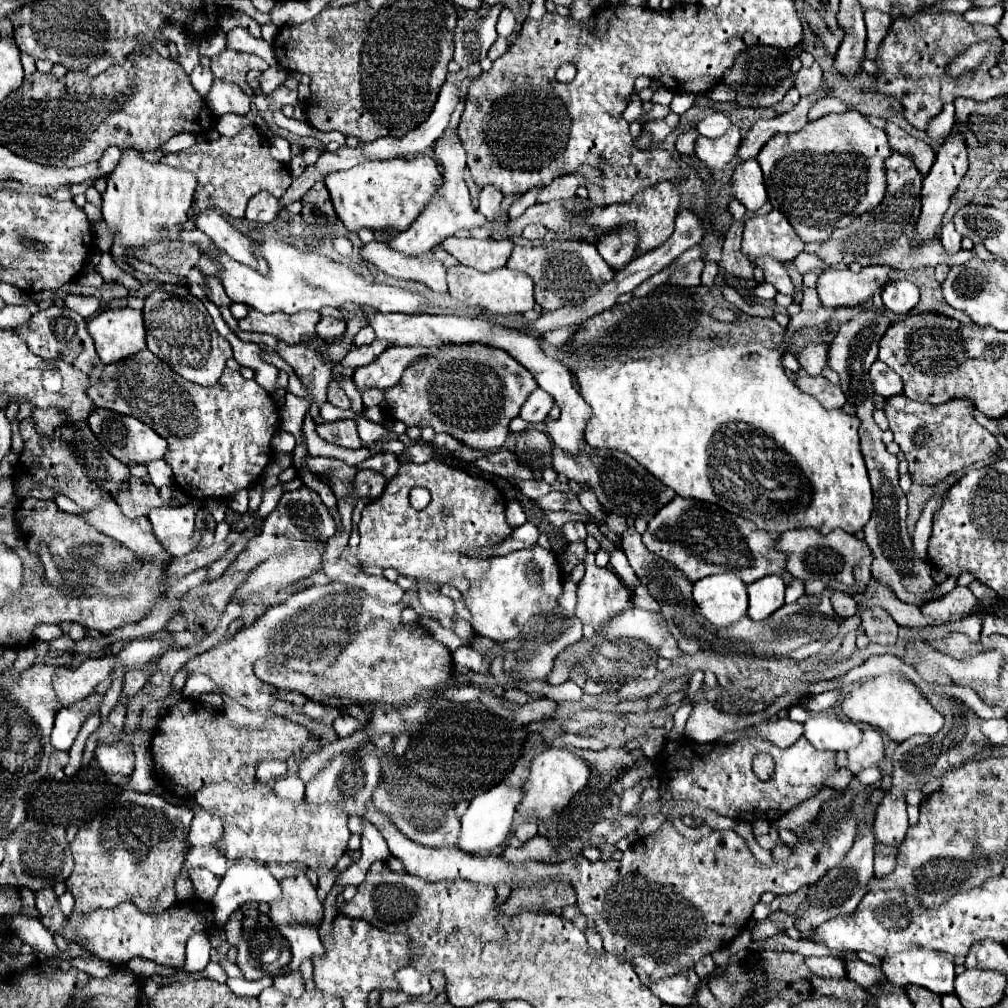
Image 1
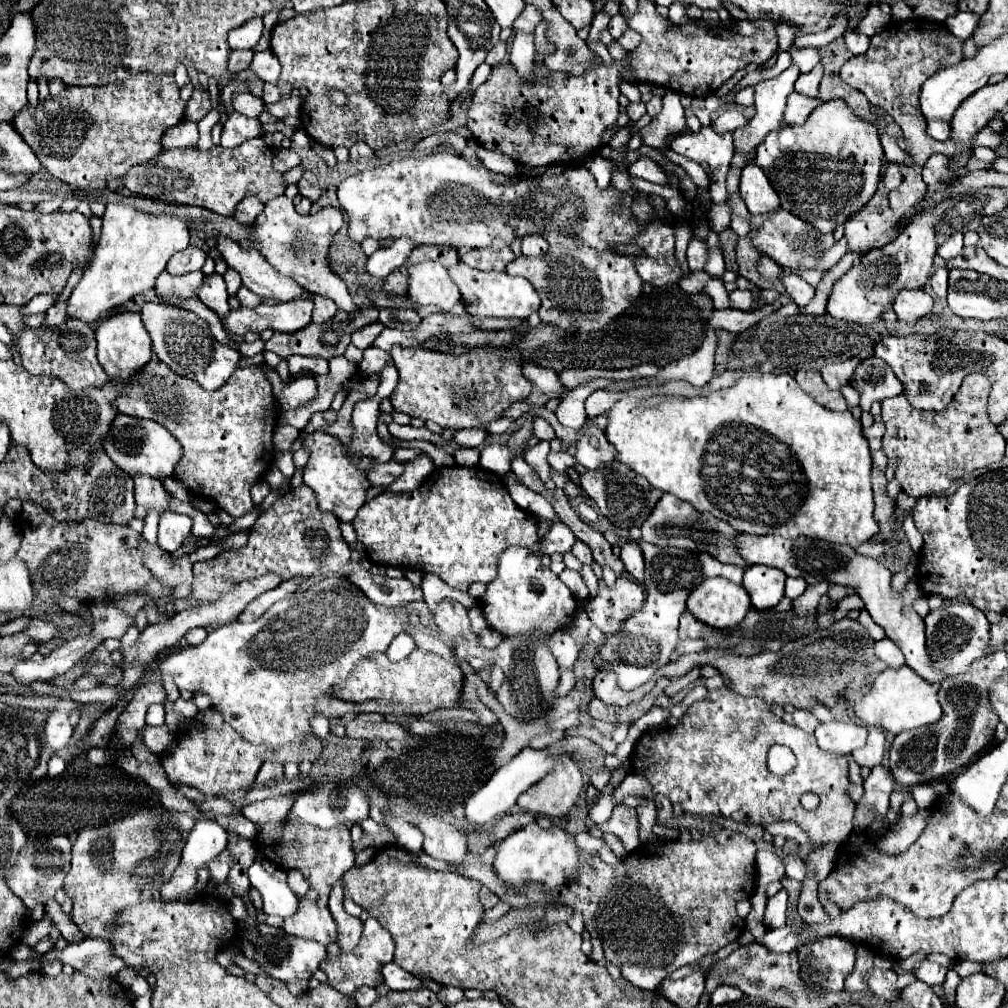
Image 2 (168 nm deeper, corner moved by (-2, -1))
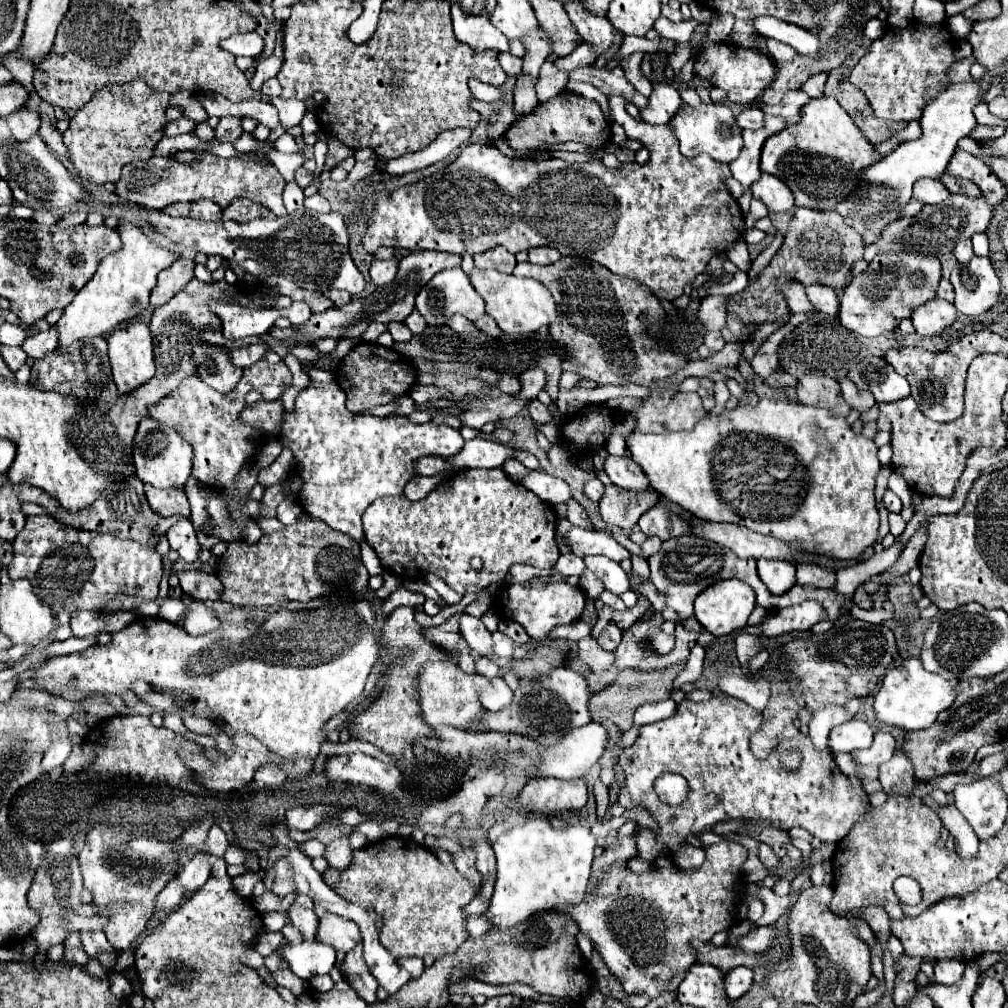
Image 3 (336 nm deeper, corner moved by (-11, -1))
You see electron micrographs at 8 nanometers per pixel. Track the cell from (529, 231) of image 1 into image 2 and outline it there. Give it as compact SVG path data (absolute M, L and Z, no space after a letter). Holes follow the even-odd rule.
M525 235L523 237L523 245L521 245L523 255L539 257L539 255L547 253L547 249L549 249L549 243L545 237L541 237L541 235Z

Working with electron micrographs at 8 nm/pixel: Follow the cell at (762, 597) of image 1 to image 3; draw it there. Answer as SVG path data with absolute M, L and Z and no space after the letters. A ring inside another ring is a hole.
M758 559L758 573L764 585L774 593L782 595L792 585L796 585L796 567L788 561L778 559Z

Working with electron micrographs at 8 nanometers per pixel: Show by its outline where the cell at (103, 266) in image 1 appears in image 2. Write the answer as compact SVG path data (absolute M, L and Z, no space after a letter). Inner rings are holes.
M145 303L141 309L141 317L153 339L155 355L163 363L167 363L171 371L197 381L207 391L219 389L231 377L241 359L241 353L219 343L211 335L209 323L193 311L165 303Z

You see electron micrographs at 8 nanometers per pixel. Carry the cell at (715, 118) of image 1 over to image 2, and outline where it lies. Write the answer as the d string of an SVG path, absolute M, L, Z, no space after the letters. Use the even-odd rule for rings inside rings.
M727 109L715 121L711 121L711 127L717 133L727 133L727 131L735 131L735 129L743 127L745 123L747 123L747 119L737 109Z

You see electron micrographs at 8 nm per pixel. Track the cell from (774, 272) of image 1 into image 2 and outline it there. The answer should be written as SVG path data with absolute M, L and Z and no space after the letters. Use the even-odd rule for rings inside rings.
M789 273L789 275L783 277L783 287L785 287L787 295L801 307L805 307L815 295L815 289L795 273Z

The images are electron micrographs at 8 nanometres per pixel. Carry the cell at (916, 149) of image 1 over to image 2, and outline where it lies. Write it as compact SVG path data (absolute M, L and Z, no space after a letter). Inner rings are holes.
M933 153L923 166L922 178L931 191L939 187L939 179L943 179L945 169L947 169L947 157L941 153Z

